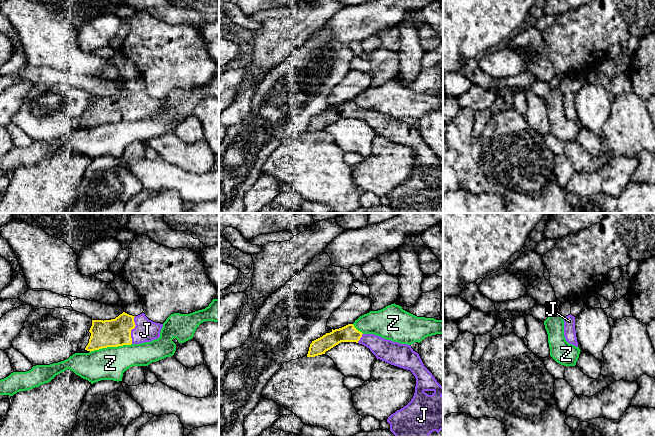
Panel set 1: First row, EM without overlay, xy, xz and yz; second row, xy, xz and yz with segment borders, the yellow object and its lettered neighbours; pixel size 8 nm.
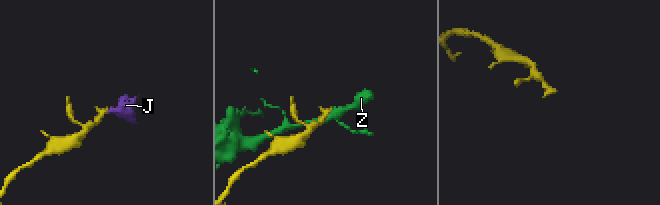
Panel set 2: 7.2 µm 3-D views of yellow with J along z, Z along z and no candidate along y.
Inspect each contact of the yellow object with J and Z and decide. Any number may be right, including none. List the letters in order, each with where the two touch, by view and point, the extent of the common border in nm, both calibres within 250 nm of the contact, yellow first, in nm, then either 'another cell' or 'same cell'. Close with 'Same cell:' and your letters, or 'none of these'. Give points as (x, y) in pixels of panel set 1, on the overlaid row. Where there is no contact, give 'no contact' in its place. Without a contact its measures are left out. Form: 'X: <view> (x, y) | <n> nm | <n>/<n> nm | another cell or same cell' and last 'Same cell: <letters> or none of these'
J: xy (131, 329) | 220 nm | 220/180 nm | same cell
Z: xy (110, 346) | 340 nm | 220/260 nm | another cell
Same cell: J

